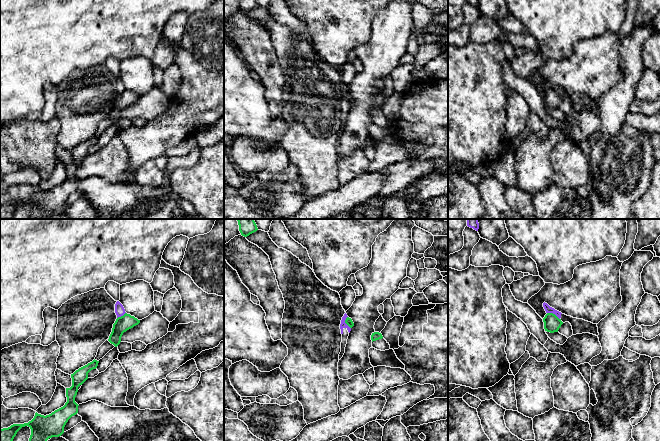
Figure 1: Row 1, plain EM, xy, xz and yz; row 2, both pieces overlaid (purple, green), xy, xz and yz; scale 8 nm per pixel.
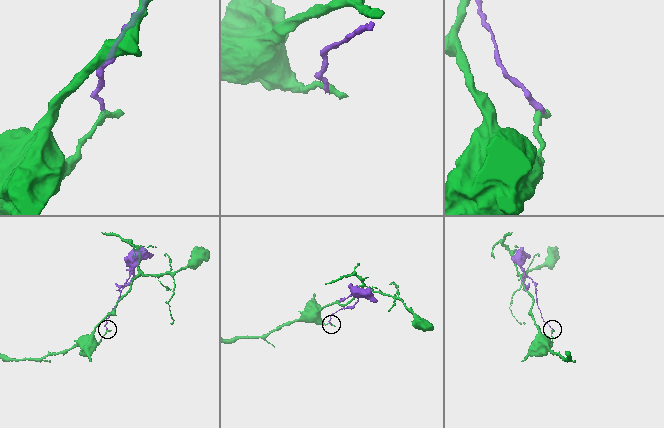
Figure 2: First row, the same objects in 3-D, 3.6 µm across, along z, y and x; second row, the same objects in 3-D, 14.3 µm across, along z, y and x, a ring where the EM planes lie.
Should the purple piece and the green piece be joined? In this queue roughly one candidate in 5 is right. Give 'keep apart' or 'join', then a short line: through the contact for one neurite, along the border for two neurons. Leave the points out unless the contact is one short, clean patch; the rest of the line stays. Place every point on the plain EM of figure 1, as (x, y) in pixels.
keep apart | yz (547, 88), (552, 88), (559, 95)

